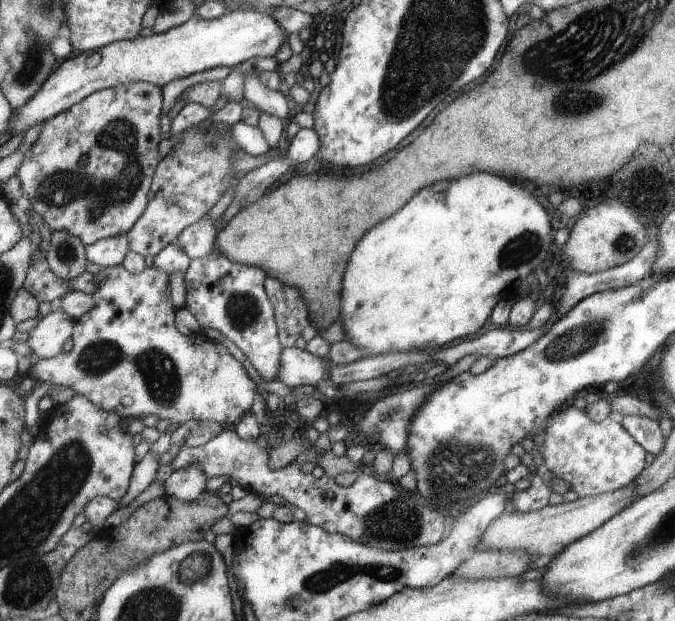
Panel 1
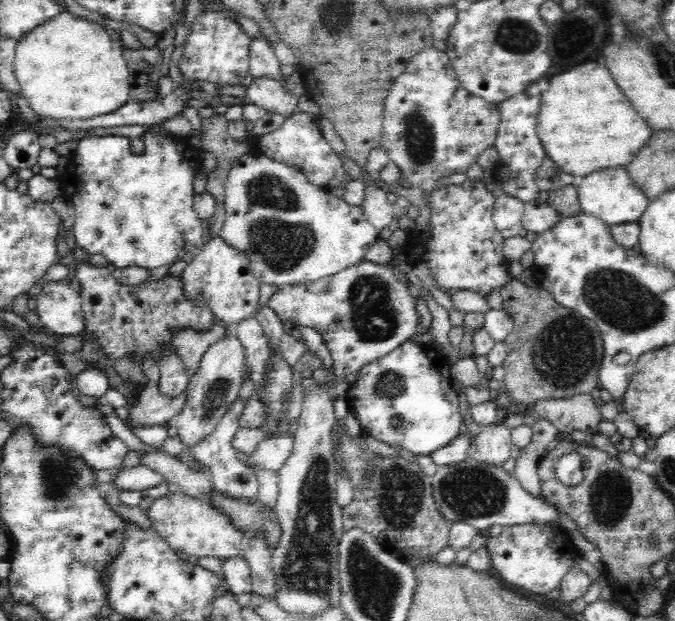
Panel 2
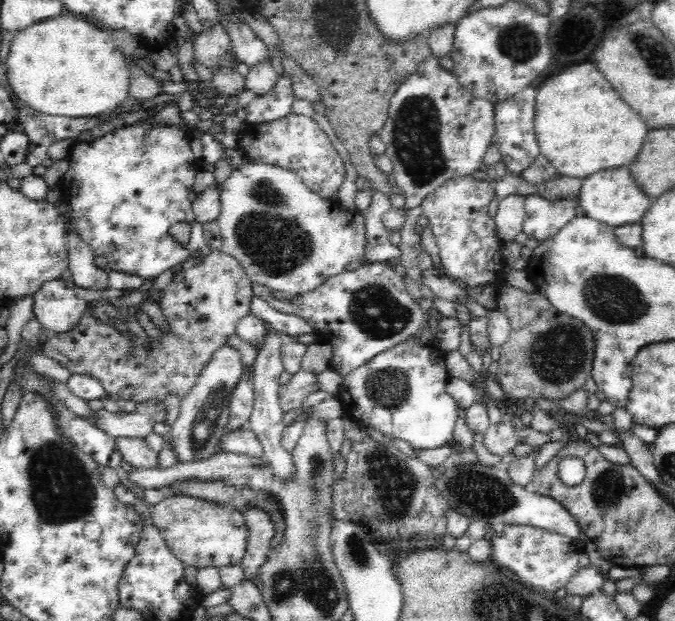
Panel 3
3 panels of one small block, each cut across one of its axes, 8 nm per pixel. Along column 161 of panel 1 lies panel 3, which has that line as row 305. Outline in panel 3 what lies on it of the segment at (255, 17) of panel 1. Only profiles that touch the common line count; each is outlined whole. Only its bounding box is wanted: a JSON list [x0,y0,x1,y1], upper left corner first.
[33,279,87,333]

